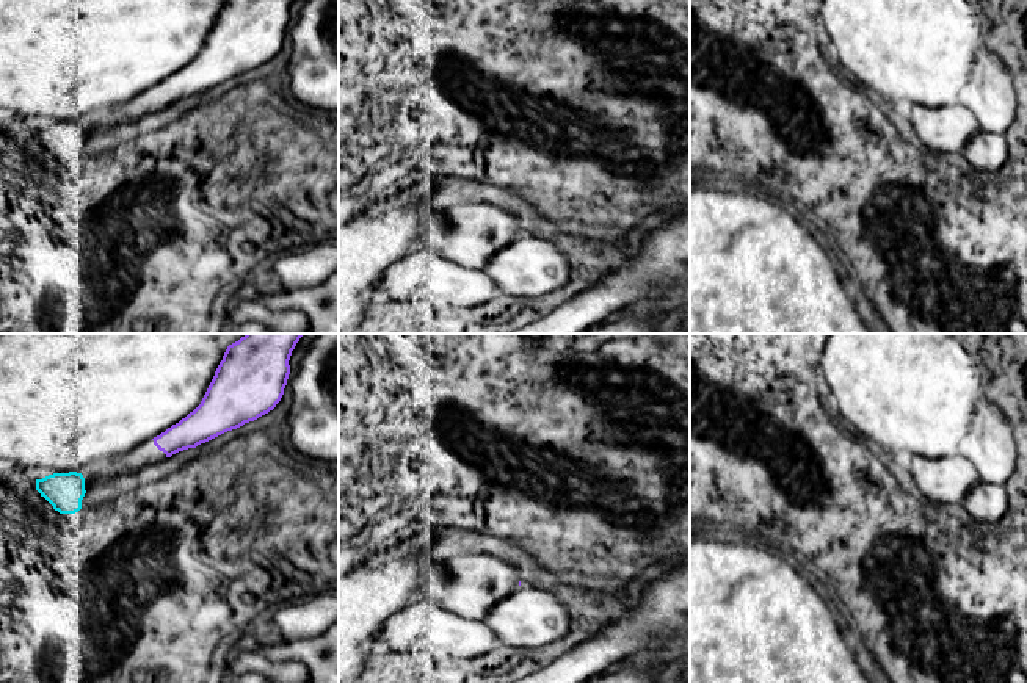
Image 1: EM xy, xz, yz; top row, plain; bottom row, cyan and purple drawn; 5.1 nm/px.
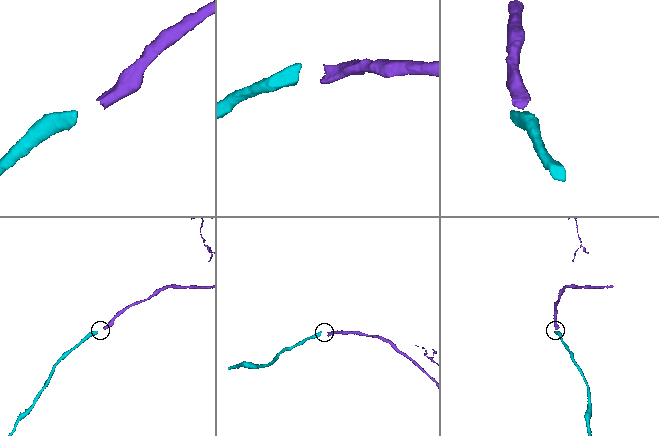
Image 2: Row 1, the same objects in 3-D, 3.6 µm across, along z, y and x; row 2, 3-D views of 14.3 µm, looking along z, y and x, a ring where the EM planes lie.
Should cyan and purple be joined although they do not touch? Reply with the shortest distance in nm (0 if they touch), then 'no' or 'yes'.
gap 400 nm; yes

